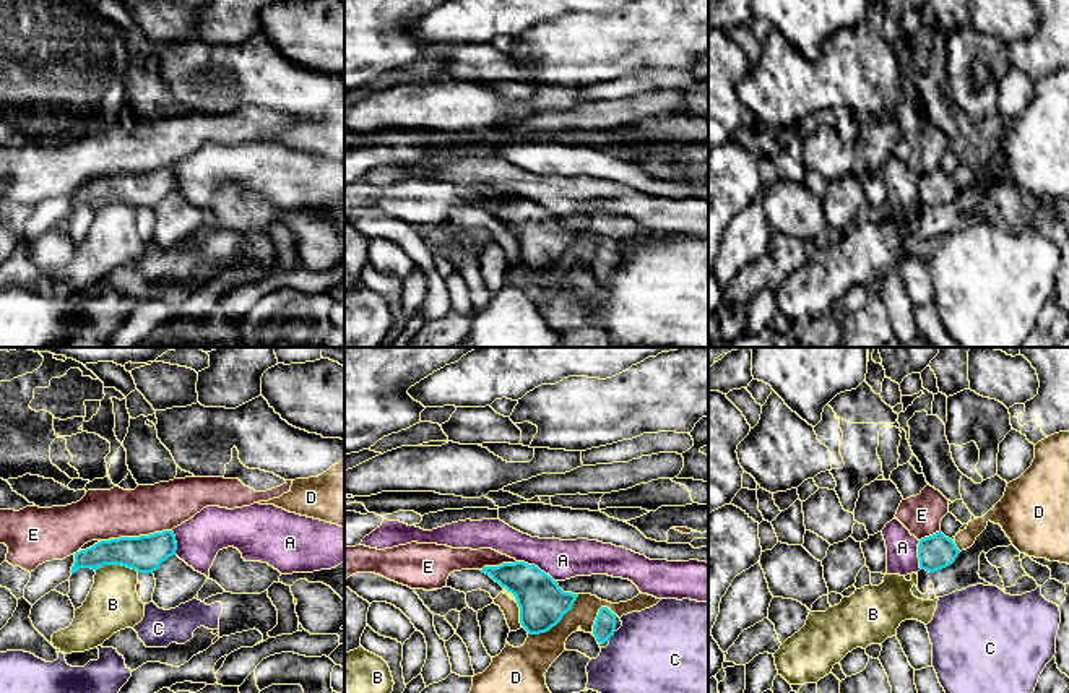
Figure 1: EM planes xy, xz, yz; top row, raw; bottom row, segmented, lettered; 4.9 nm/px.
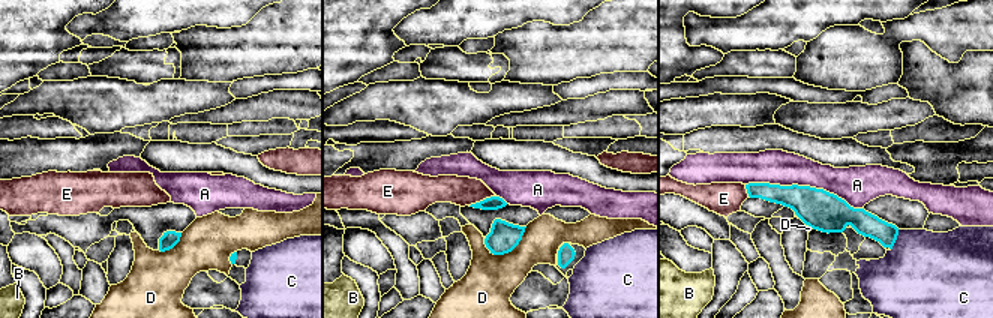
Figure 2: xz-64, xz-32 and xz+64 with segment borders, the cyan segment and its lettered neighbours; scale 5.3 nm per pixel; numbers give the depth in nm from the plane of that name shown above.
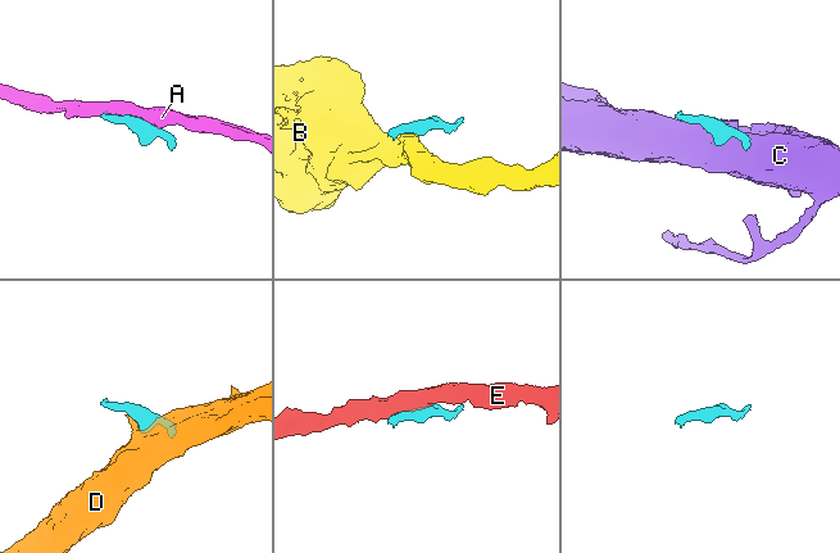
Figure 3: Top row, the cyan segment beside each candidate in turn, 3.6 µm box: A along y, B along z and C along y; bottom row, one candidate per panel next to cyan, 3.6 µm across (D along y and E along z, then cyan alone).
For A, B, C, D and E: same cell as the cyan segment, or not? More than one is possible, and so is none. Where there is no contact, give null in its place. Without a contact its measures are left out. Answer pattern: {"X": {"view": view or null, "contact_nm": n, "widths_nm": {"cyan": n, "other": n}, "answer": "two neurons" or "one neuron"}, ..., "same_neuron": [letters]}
{"A": {"view": "xz", "contact_nm": 220, "widths_nm": {"cyan": 240, "other": 190}, "answer": "two neurons"}, "B": {"view": "xy", "contact_nm": 220, "widths_nm": {"cyan": 180, "other": 260}, "answer": "one neuron"}, "C": {"view": "xz", "contact_nm": 70, "widths_nm": {"cyan": 110, "other": 480}, "answer": "two neurons"}, "D": {"view": "xz", "contact_nm": 320, "widths_nm": {"cyan": 240, "other": 190}, "answer": "two neurons"}, "E": {"view": "xy", "contact_nm": 300, "widths_nm": {"cyan": 180, "other": 260}, "answer": "two neurons"}, "same_neuron": ["B"]}

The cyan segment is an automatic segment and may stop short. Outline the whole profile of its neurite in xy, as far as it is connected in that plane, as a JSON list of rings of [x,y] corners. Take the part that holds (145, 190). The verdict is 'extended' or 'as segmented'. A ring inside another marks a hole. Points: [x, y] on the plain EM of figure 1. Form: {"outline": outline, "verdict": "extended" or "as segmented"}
{"outline": [[[162,167],[101,177],[76,188],[71,211],[91,204],[96,208],[94,221],[75,247],[71,261],[52,271],[54,284],[63,291],[84,289],[138,261],[145,253],[145,240],[136,229],[138,211],[156,208],[175,187],[174,169]]], "verdict": "extended"}

